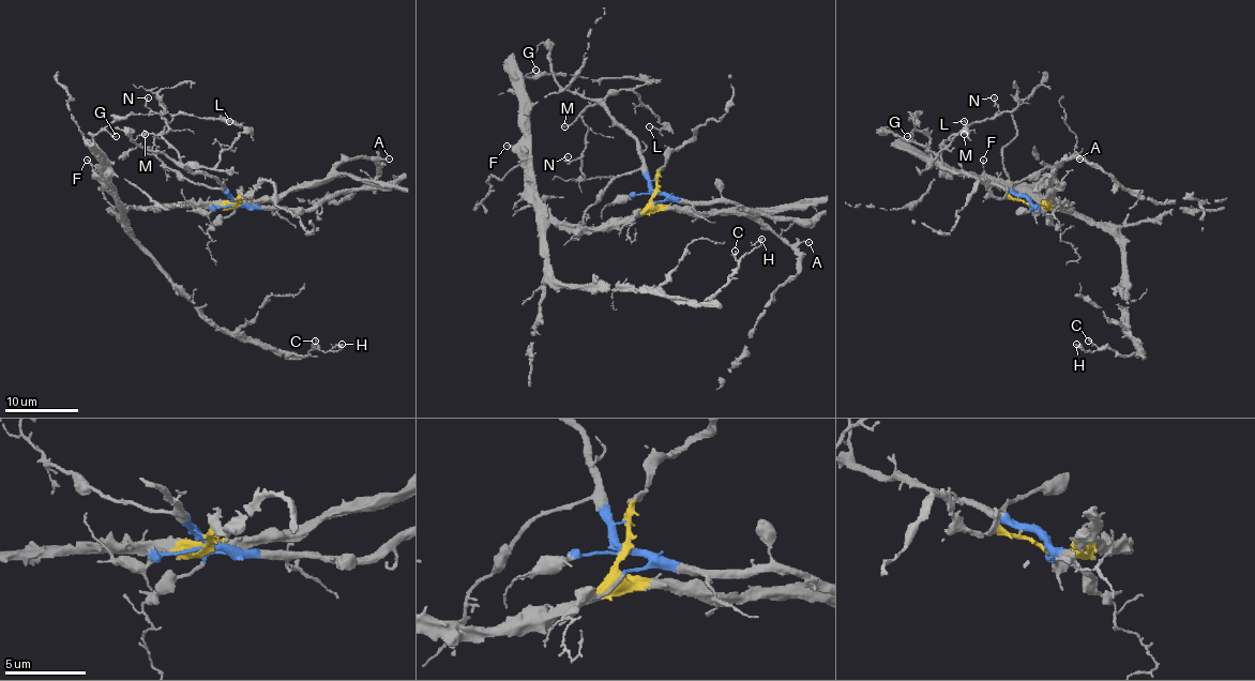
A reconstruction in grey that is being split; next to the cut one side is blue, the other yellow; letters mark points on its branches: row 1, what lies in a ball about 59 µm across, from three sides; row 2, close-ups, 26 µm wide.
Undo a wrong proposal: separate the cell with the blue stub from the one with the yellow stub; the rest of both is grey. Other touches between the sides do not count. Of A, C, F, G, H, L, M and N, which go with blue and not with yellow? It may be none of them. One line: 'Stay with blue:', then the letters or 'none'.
Stay with blue: L, M, N

